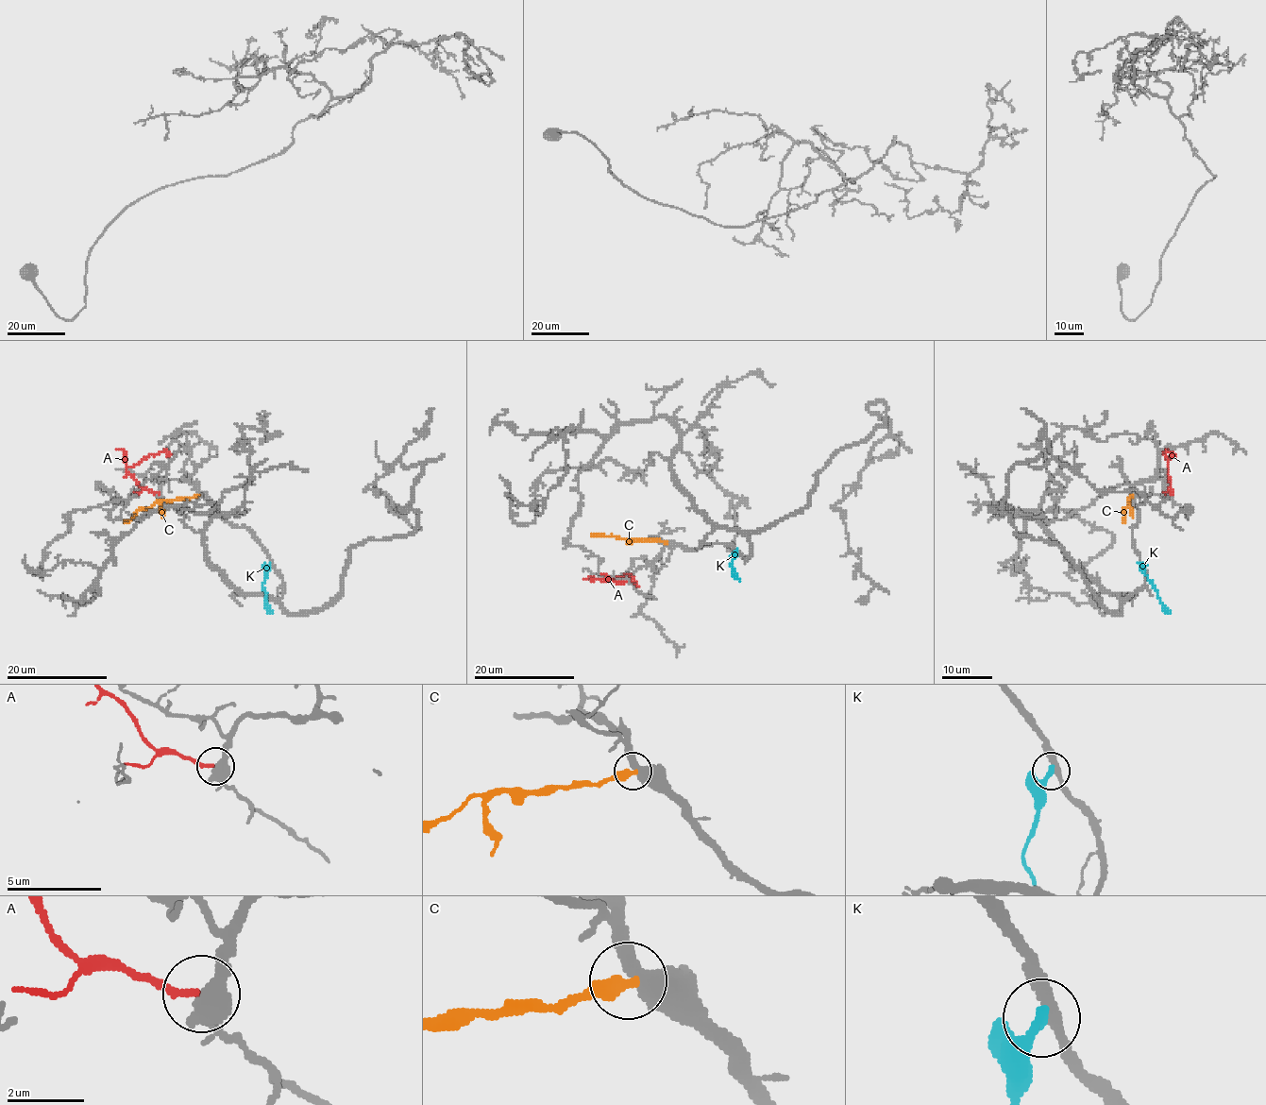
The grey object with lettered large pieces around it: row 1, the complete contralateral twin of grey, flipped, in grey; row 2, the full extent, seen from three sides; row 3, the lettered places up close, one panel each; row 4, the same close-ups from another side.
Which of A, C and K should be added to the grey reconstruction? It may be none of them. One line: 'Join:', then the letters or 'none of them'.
Join: none of them

